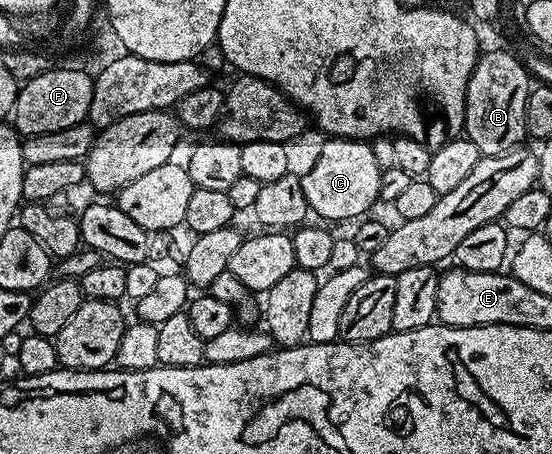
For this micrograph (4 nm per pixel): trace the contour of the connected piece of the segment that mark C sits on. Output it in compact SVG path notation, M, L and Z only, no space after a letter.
M329 138L316 161L301 176L309 210L325 222L357 220L365 216L365 212L379 200L380 171L369 142L357 138Z

